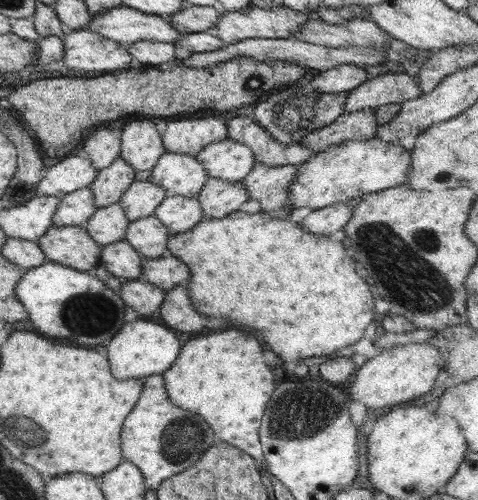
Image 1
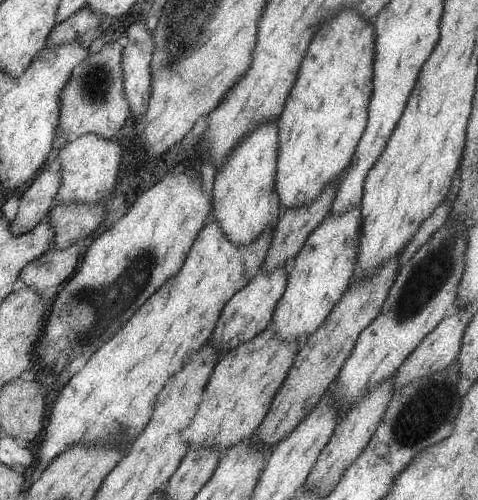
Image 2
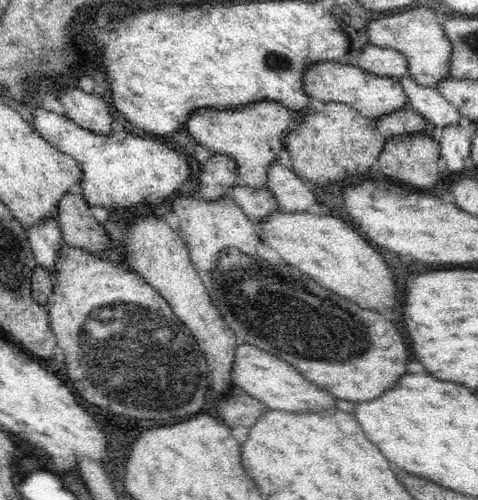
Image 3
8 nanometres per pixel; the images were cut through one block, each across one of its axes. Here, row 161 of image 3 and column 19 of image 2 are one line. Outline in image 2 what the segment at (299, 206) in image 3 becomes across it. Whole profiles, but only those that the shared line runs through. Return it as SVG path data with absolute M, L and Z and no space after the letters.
M79 243L62 250L48 249L20 270L18 279L38 294L48 288L60 288L74 274L83 254L84 249Z

